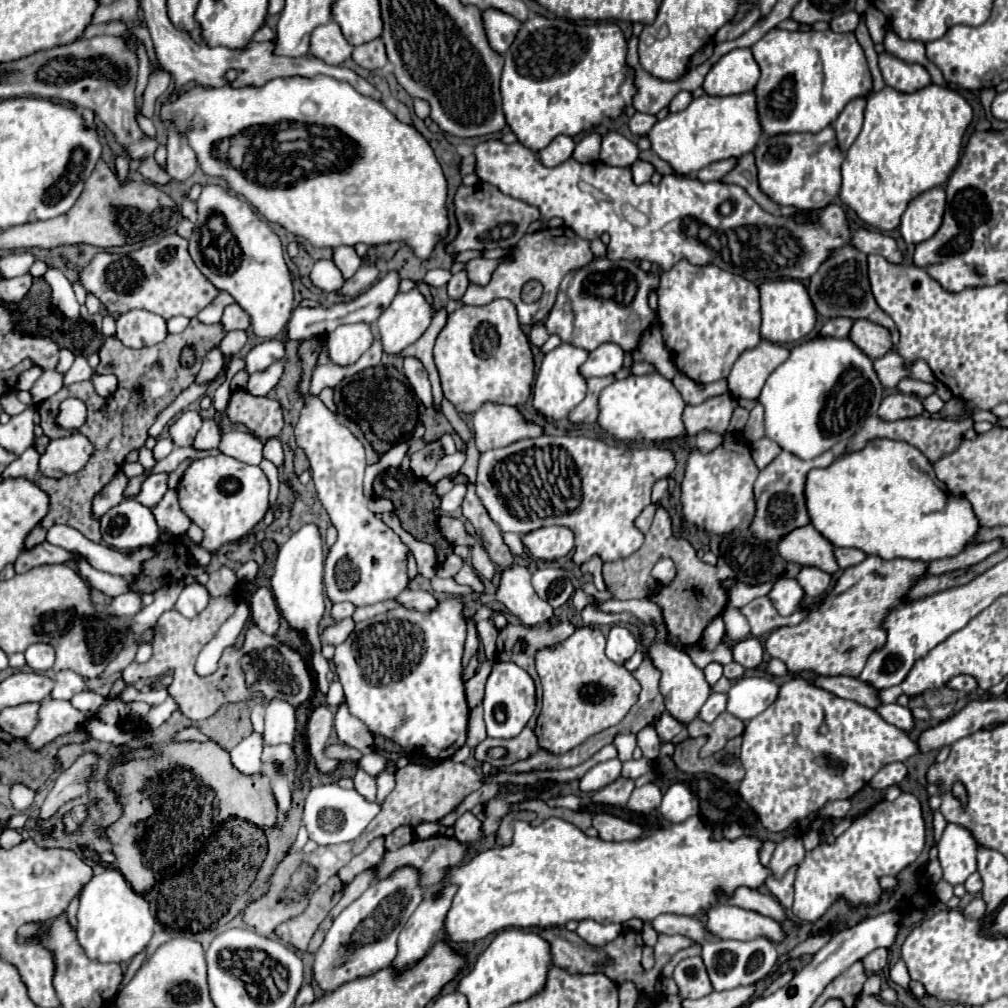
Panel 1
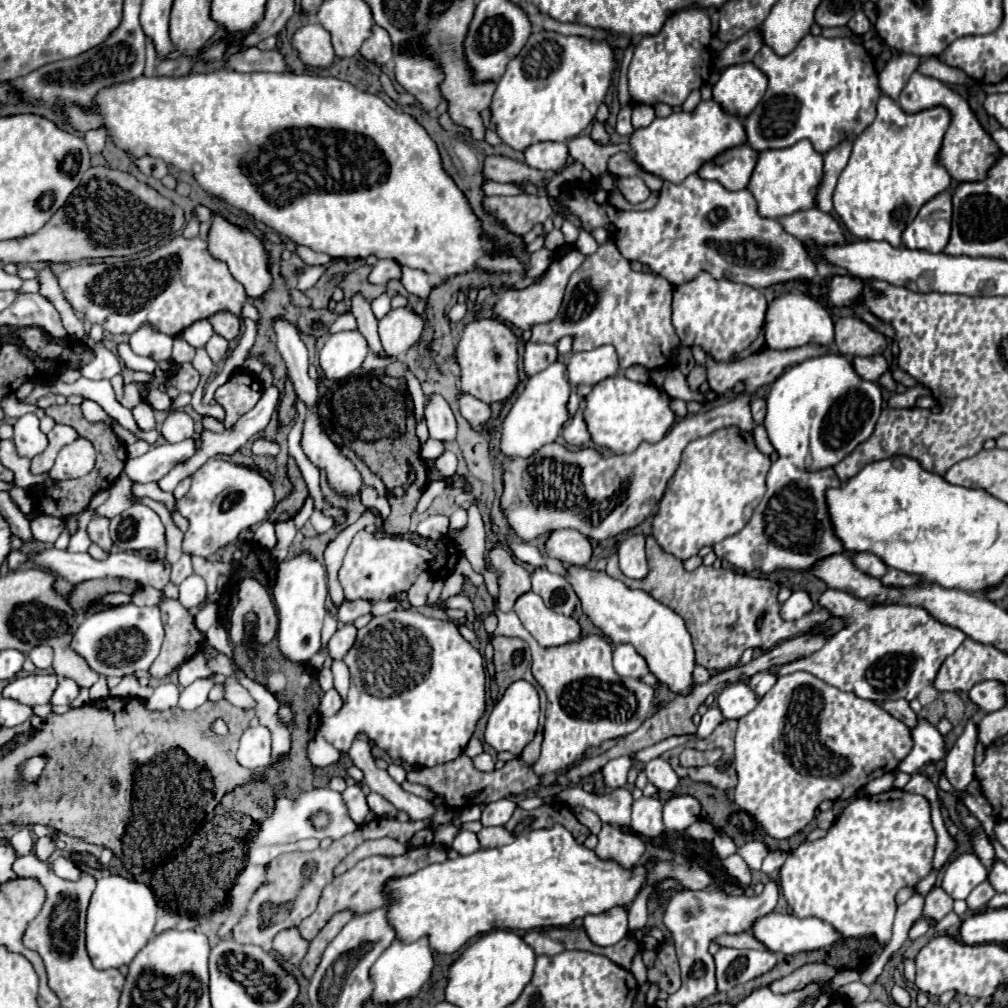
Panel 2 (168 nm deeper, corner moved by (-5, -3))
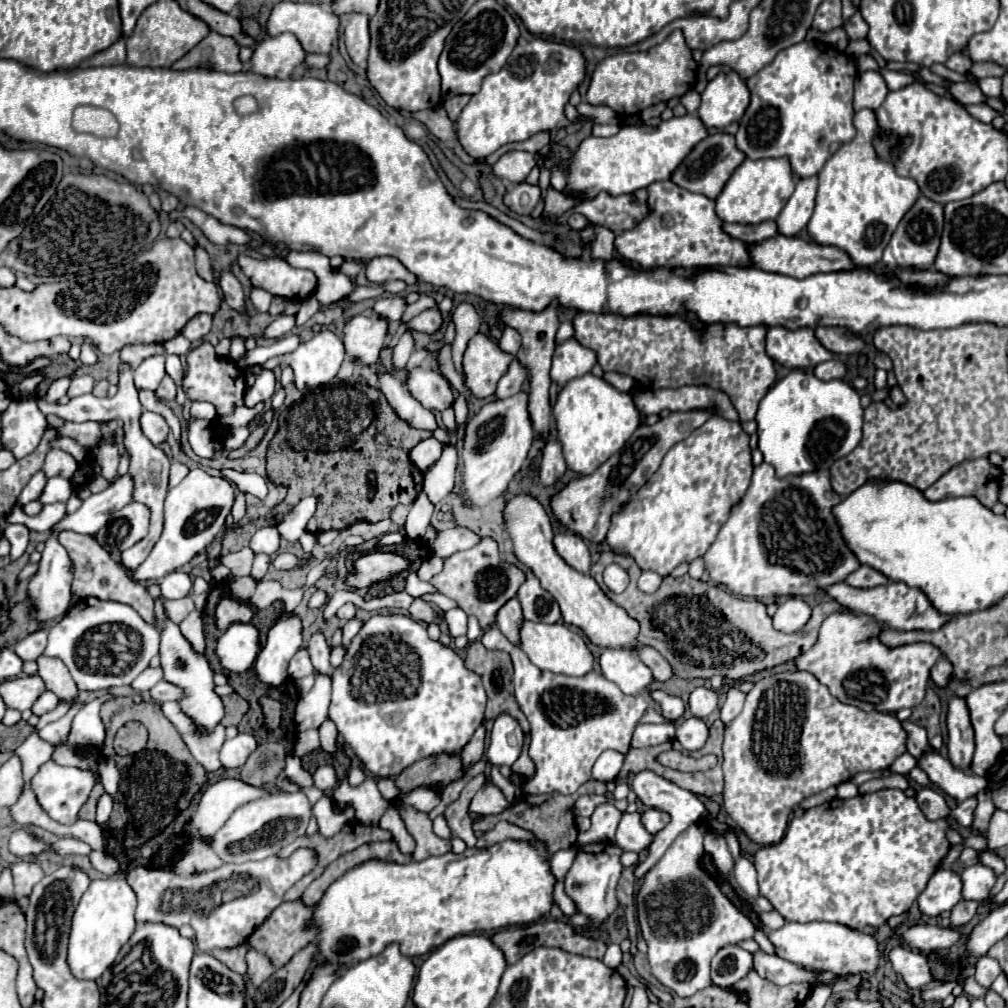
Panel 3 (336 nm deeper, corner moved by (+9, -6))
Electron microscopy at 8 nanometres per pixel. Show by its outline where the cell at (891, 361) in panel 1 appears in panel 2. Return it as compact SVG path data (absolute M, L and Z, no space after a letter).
M876 355L876 357L854 357L852 359L856 371L860 377L868 379L868 381L878 381L888 369L888 361L884 355Z

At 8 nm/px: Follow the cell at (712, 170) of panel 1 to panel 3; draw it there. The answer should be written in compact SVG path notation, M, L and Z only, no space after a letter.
M716 132L716 134L710 134L710 136L706 136L704 140L700 140L700 142L690 150L690 154L688 154L688 156L680 162L680 166L674 170L674 174L670 176L670 180L672 180L674 184L678 184L680 188L686 188L686 190L690 190L690 192L704 194L706 198L714 200L714 198L722 192L722 188L724 188L726 180L730 178L730 174L744 162L744 158L746 158L746 154L736 148L736 140L734 140L732 134Z

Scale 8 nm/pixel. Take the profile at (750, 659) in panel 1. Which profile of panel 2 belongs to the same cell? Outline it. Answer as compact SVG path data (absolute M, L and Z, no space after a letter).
M758 671L756 675L750 677L750 687L758 693L758 695L764 695L772 689L772 685L778 681L778 677L772 673L772 671Z

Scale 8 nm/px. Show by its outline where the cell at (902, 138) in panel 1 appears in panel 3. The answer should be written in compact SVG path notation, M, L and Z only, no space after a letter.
M872 110L856 112L854 128L854 140L844 144L818 174L816 208L806 230L816 244L836 246L846 252L854 266L876 266L882 260L892 232L920 192L912 178L898 176L890 162L878 160L872 140L880 128Z

